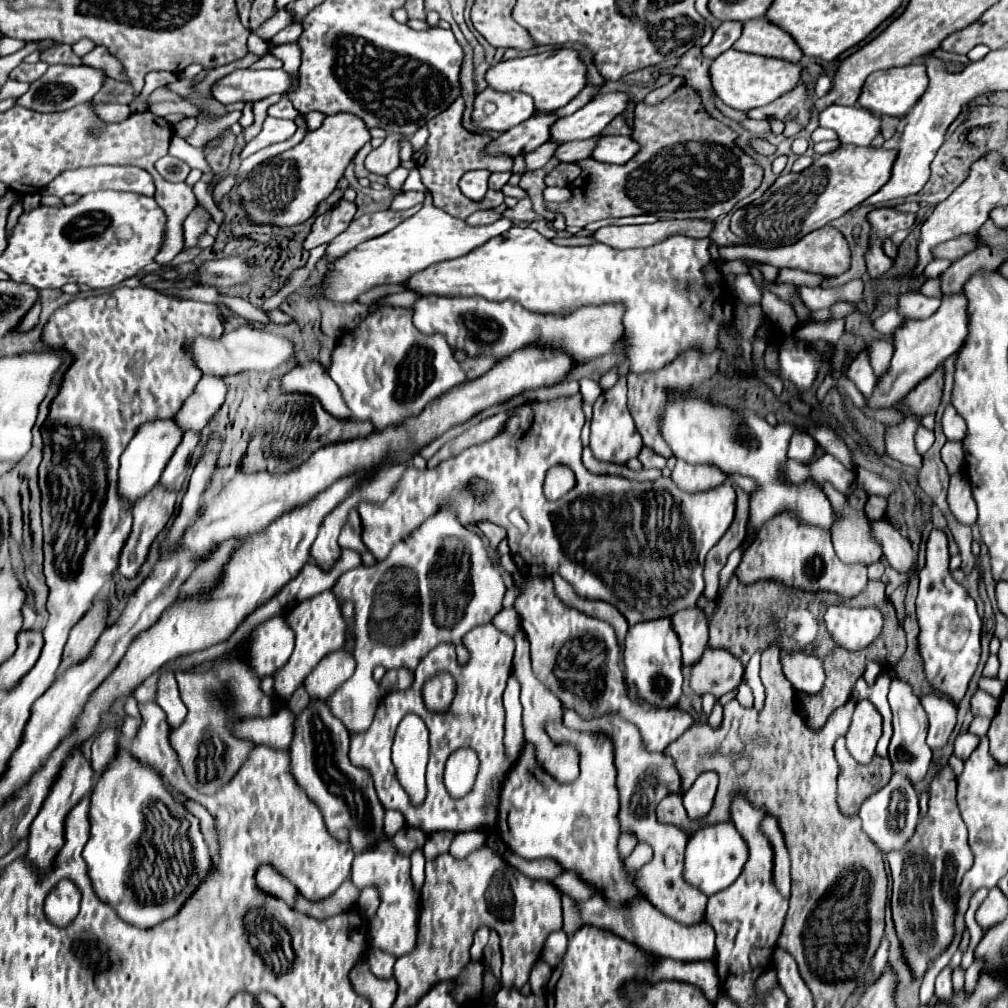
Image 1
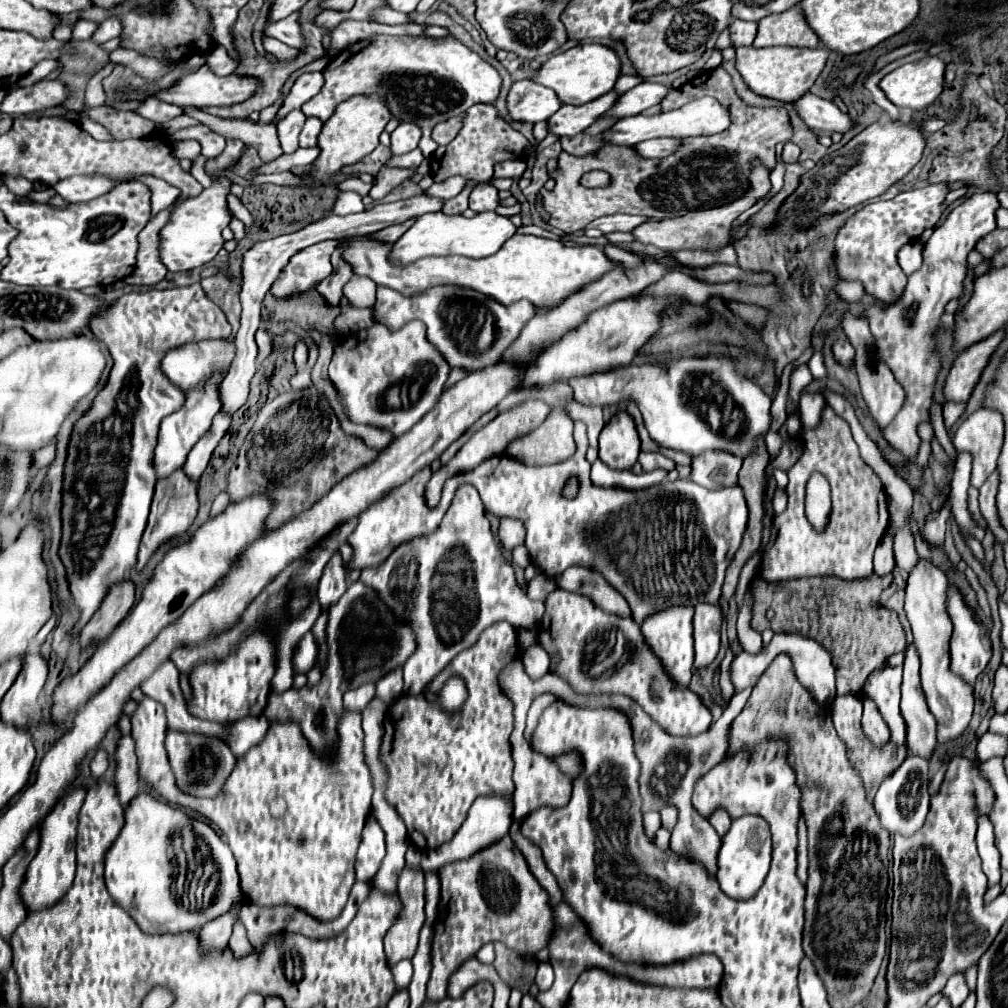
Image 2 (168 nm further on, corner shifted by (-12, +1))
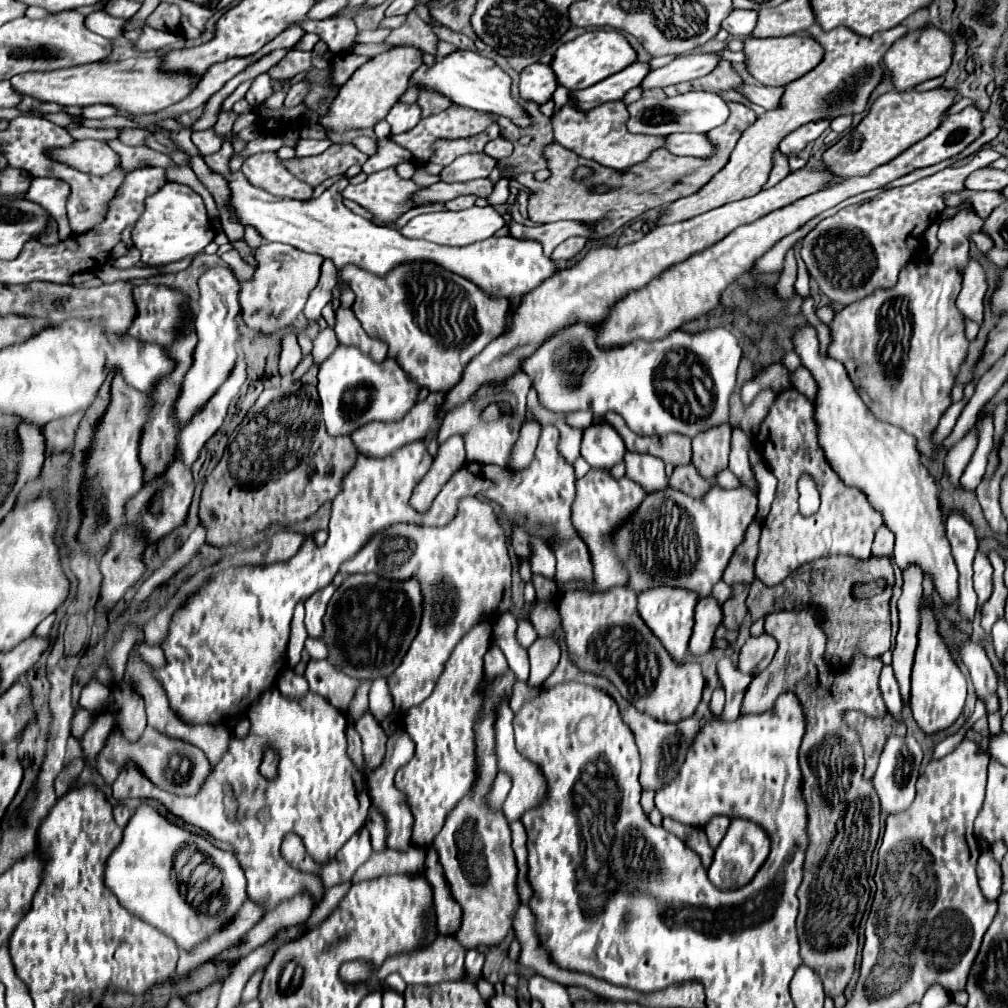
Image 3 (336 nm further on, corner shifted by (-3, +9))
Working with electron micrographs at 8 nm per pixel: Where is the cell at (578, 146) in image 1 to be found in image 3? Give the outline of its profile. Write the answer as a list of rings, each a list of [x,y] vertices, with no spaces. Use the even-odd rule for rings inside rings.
[[[686,92],[674,98],[640,98],[628,106],[628,130],[632,134],[648,134],[648,136],[664,136],[672,132],[710,132],[712,128],[724,124],[728,120],[728,106],[726,102],[712,92]]]

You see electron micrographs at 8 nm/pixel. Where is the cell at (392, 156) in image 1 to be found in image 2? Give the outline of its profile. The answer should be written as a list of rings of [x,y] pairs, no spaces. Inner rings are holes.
[[[401,122],[393,134],[391,134],[391,154],[401,156],[417,148],[421,140],[421,130],[419,126],[413,126],[413,122]]]

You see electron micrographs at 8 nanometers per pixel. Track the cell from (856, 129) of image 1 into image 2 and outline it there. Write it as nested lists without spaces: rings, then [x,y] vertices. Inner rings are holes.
[[[805,92],[795,104],[799,118],[815,130],[833,130],[833,132],[847,132],[851,128],[851,118],[843,114],[835,102],[823,100],[811,92]]]

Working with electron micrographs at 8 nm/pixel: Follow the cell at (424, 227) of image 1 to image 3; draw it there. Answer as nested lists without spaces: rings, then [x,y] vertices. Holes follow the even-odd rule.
[[[472,206],[460,212],[444,210],[444,212],[426,212],[414,216],[404,228],[400,228],[400,234],[406,238],[416,238],[416,240],[428,240],[436,244],[446,244],[446,246],[468,246],[478,240],[486,240],[494,236],[500,228],[504,226],[504,218],[492,208],[492,206]]]

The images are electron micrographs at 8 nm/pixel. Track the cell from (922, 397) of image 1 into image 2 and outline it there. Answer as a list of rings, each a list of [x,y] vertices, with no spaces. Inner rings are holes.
[[[999,330],[995,334],[991,334],[989,338],[969,346],[965,352],[959,354],[959,358],[955,360],[947,384],[945,384],[945,398],[947,400],[955,400],[955,402],[967,402],[973,388],[977,386],[985,366],[989,364],[991,354],[997,350],[997,346],[1003,342],[1005,332]]]

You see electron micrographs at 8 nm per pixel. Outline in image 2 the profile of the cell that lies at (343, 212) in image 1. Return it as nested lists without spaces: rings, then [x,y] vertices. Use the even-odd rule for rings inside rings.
[[[325,240],[321,244],[313,244],[305,250],[293,254],[287,262],[285,270],[281,270],[277,282],[271,286],[271,294],[277,300],[285,300],[297,294],[305,294],[331,274],[331,254],[335,250],[335,240]]]

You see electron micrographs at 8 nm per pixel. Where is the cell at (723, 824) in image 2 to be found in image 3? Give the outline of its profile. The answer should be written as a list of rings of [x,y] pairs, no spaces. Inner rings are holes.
[[[714,816],[714,818],[704,826],[704,832],[706,832],[708,842],[710,842],[712,848],[716,848],[716,846],[720,844],[720,840],[724,838],[728,824],[730,824],[730,818],[728,818],[728,816]]]

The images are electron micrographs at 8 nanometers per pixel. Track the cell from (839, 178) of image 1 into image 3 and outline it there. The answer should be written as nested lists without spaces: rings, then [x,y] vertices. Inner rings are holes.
[[[942,88],[930,92],[908,90],[882,94],[856,128],[852,128],[836,144],[826,148],[826,152],[822,154],[822,164],[830,168],[832,174],[836,174],[836,178],[840,180],[868,176],[874,168],[900,156],[912,144],[920,142],[924,136],[936,130],[940,126],[942,114],[948,110],[952,102],[952,94],[944,94]],[[906,96],[912,96],[912,100]]]

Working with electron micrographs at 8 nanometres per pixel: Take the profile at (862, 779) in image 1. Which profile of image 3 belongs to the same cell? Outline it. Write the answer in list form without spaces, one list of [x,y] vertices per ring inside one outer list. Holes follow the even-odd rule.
[[[850,710],[844,712],[844,722],[856,730],[860,744],[864,748],[864,760],[866,760],[866,768],[864,768],[864,780],[870,780],[876,766],[878,766],[878,756],[884,750],[886,740],[896,734],[896,730],[902,732],[902,726],[898,722],[892,722],[892,718],[864,718],[864,714]]]

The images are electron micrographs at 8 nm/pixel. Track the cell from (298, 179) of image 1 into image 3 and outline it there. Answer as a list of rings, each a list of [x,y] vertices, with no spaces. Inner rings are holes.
[[[396,46],[384,54],[370,58],[364,66],[360,66],[350,80],[338,90],[336,98],[332,100],[328,112],[320,118],[320,126],[324,130],[332,130],[338,134],[372,128],[380,120],[386,118],[390,108],[398,102],[398,98],[406,92],[410,74],[422,64],[422,54],[414,46]]]

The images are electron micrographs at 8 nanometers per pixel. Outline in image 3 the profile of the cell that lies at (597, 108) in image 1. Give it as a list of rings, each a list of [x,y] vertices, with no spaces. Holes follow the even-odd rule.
[[[686,54],[686,56],[678,56],[668,66],[652,70],[642,80],[640,88],[642,90],[664,88],[664,86],[670,86],[670,84],[680,84],[680,82],[686,82],[686,80],[700,78],[700,76],[708,74],[710,70],[714,70],[718,60],[720,58],[716,54]]]

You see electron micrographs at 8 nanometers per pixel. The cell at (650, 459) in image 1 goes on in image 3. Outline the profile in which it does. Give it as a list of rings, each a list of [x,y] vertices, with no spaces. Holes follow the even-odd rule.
[[[626,452],[626,476],[640,482],[646,492],[662,490],[668,486],[668,480],[664,476],[664,462],[652,454],[638,454],[638,452]]]

